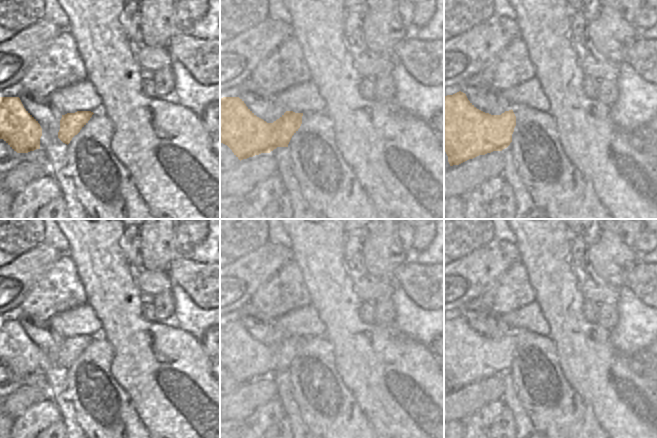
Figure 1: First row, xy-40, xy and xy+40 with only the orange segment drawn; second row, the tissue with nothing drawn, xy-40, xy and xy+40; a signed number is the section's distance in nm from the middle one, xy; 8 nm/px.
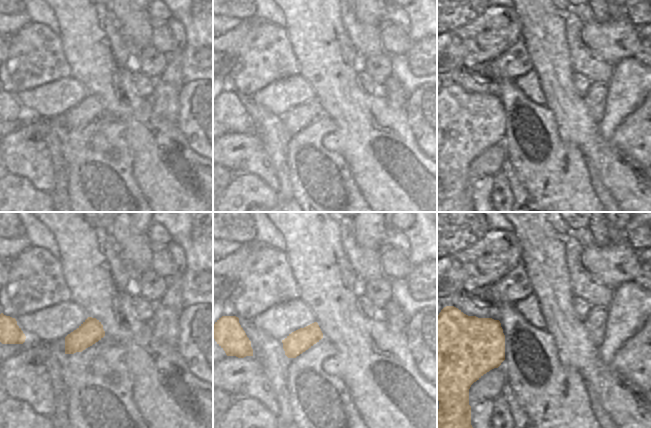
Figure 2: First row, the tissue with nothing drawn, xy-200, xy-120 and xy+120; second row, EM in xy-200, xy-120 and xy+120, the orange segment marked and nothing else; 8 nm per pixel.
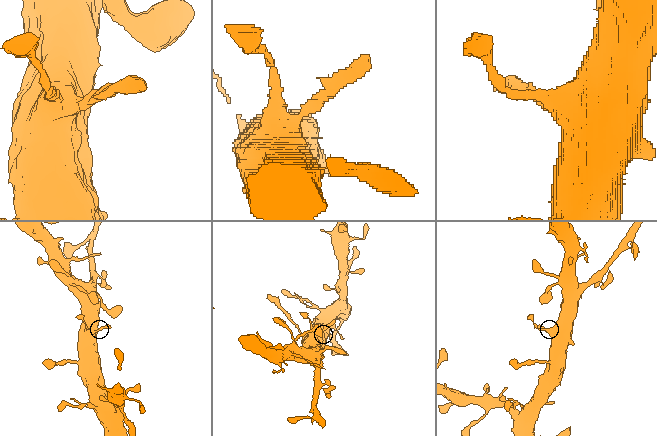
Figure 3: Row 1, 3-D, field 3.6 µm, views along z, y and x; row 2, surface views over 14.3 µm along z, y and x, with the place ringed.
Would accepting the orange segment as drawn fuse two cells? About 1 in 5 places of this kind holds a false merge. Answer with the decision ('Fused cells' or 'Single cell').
Single cell

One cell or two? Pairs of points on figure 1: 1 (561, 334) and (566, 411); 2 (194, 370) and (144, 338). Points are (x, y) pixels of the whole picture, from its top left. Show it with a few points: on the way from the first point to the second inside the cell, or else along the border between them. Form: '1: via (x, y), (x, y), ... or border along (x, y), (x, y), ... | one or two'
1: border along (558, 352), (559, 367), (569, 385), (578, 394) | two
2: via (180, 362), (173, 357), (154, 356), (150, 352) | one

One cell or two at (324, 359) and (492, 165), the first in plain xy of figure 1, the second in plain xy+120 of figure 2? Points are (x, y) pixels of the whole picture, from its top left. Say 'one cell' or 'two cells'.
two cells

